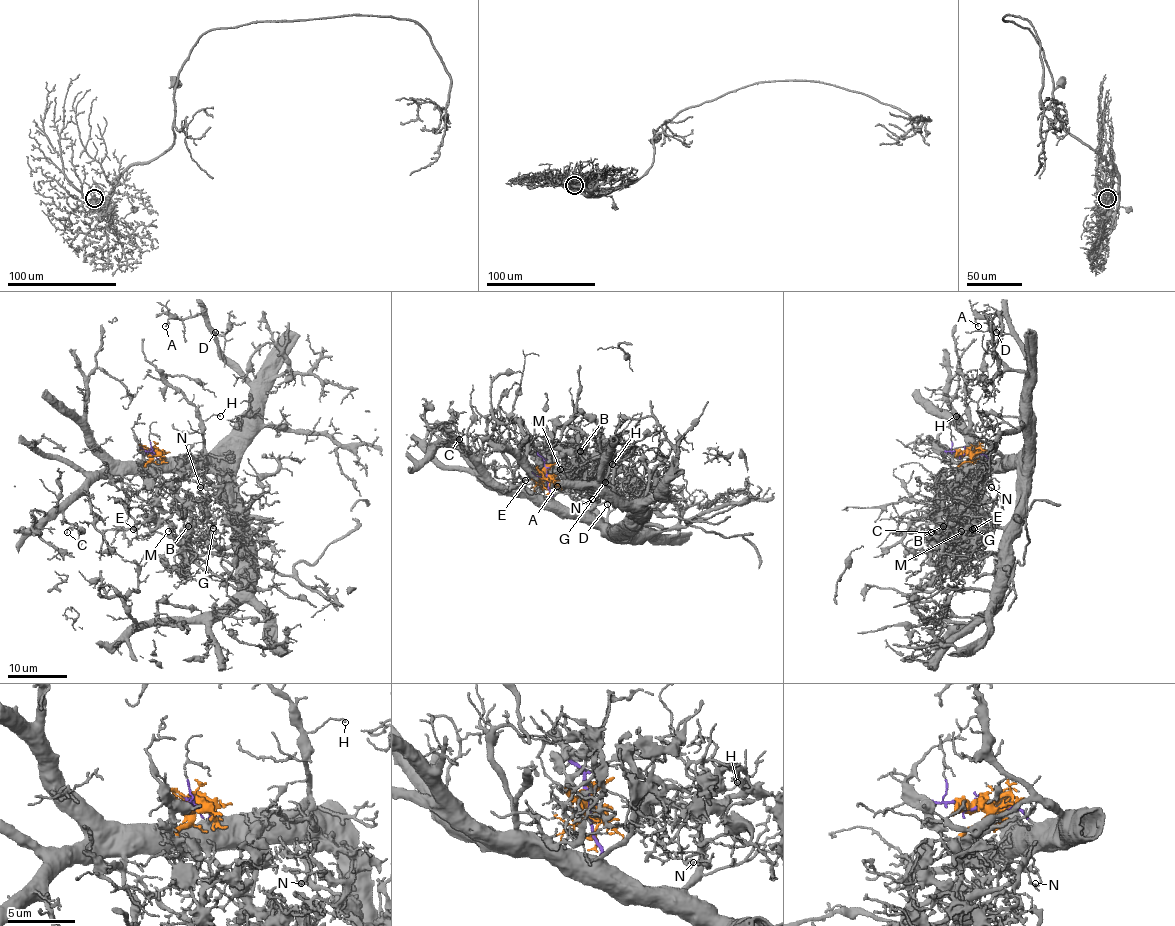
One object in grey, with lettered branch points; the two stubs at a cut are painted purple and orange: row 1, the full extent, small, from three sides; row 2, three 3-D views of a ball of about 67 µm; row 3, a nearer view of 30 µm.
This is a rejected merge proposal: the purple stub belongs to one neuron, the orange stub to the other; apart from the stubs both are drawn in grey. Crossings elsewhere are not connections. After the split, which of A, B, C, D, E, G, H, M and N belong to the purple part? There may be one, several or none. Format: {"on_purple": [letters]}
{"on_purple": ["A", "C", "D", "H"]}

